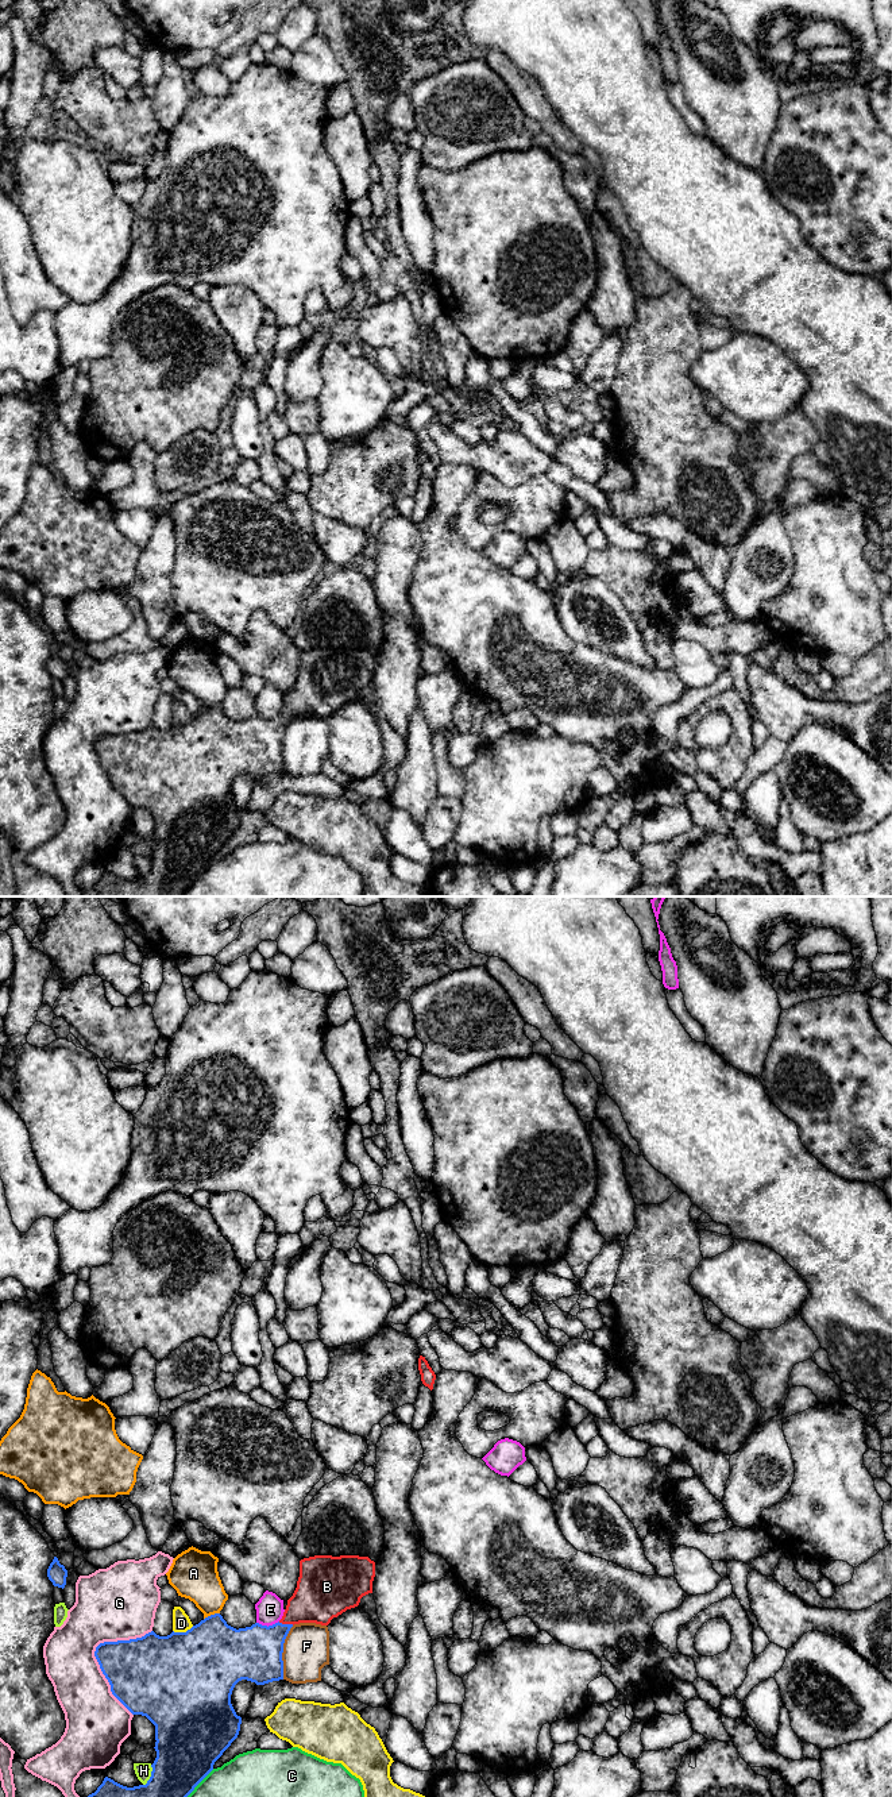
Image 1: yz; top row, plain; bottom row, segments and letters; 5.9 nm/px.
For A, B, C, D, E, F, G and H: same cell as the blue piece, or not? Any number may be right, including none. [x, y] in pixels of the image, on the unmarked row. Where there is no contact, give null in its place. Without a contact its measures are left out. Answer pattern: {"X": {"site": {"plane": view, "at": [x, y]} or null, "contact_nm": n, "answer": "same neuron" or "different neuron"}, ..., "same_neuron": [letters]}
{"A": {"site": {"plane": "yz", "at": [211, 708]}, "contact_nm": 100, "answer": "different neuron"}, "B": {"site": {"plane": "yz", "at": [286, 717]}, "contact_nm": 100, "answer": "same neuron"}, "C": {"site": {"plane": "yz", "at": [196, 878]}, "contact_nm": 280, "answer": "different neuron"}, "D": {"site": {"plane": "yz", "at": [182, 725]}, "contact_nm": 130, "answer": "different neuron"}, "E": {"site": {"plane": "yz", "at": [266, 718]}, "contact_nm": 140, "answer": "different neuron"}, "F": {"site": {"plane": "yz", "at": [282, 744]}, "contact_nm": 320, "answer": "different neuron"}, "G": {"site": {"plane": "yz", "at": [95, 747]}, "contact_nm": 500, "answer": "different neuron"}, "H": {"site": {"plane": "yz", "at": [151, 868]}, "contact_nm": 140, "answer": "different neuron"}, "same_neuron": ["B"]}

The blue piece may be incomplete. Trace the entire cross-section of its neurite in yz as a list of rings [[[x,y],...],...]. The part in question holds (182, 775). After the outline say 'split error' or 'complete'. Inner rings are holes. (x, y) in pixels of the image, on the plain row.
[[[314,648],[300,653],[297,680],[287,693],[282,712],[273,718],[255,716],[236,722],[228,718],[220,706],[215,706],[186,725],[173,724],[167,729],[159,729],[151,724],[136,732],[100,736],[94,749],[111,778],[112,787],[132,807],[146,809],[155,818],[157,851],[146,878],[127,880],[105,869],[97,883],[82,892],[82,896],[182,896],[239,828],[242,810],[231,797],[235,778],[242,772],[256,778],[283,772],[282,745],[290,721],[300,716],[328,718],[333,710],[358,699],[363,689],[372,686],[374,670],[375,655],[368,649]]]; split error

